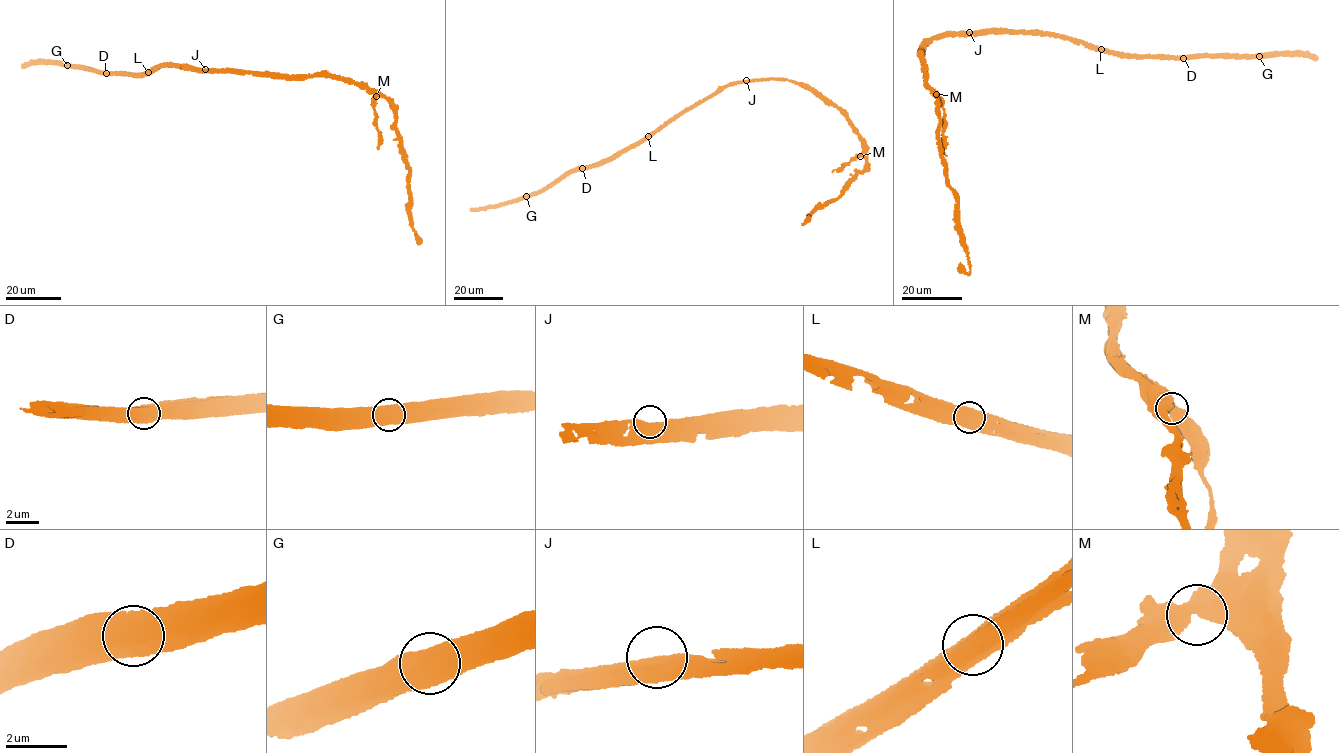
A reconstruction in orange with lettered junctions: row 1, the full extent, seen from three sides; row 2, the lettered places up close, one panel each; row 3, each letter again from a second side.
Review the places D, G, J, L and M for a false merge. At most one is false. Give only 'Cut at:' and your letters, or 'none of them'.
Cut at: none of them

